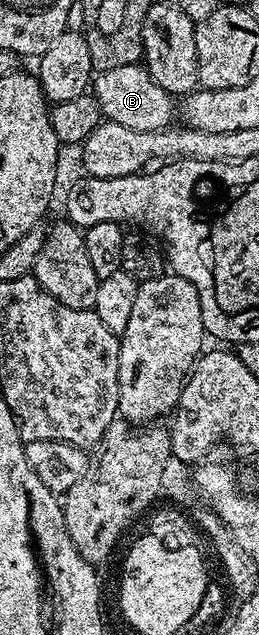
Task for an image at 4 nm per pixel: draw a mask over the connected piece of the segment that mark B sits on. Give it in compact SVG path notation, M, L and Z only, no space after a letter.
M139 63L114 66L105 72L96 72L90 84L90 96L104 120L113 120L118 126L134 132L158 132L167 129L172 112L174 116L173 97L162 90L162 86L155 84Z

